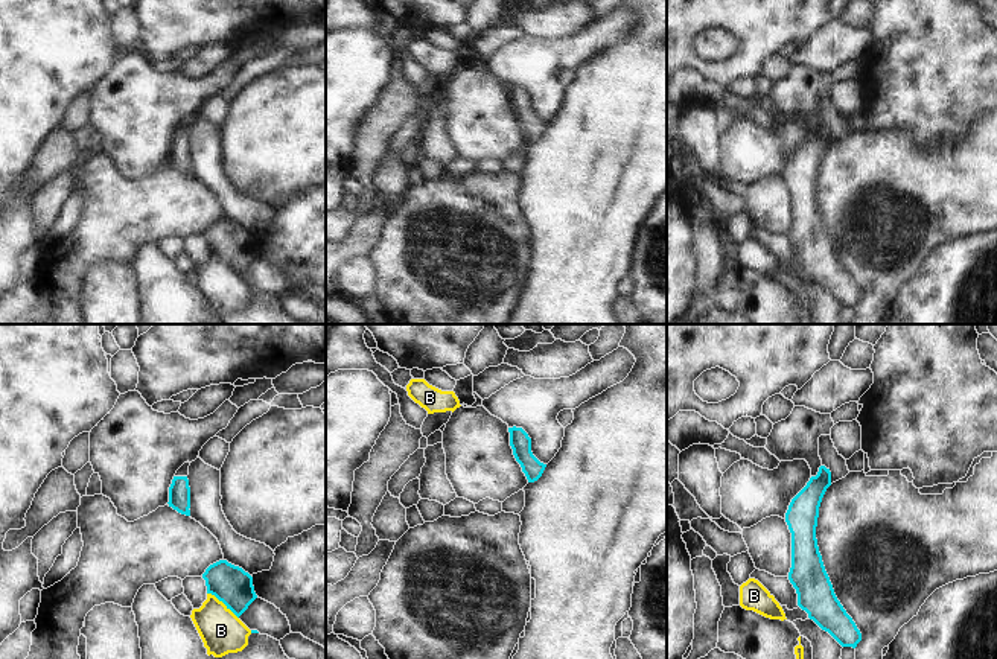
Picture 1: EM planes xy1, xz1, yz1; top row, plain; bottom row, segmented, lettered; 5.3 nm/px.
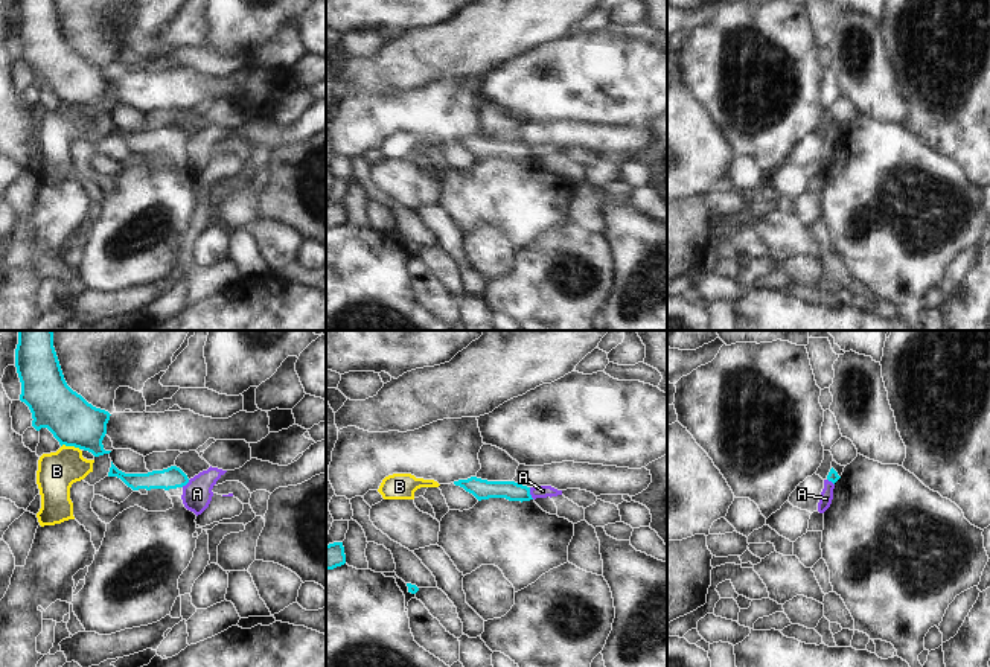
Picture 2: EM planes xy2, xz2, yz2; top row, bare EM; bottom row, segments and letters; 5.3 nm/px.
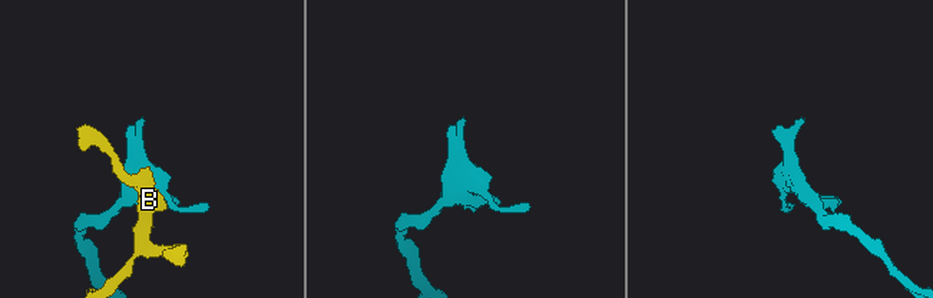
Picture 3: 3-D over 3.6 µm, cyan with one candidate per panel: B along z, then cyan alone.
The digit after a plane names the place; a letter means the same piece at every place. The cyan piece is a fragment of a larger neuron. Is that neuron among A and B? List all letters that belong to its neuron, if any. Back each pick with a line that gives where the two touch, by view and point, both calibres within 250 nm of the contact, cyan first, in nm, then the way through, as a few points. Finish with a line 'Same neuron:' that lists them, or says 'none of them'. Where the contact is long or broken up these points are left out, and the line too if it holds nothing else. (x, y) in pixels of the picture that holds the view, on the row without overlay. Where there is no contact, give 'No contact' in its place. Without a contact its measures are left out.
Same neuron: none of them

